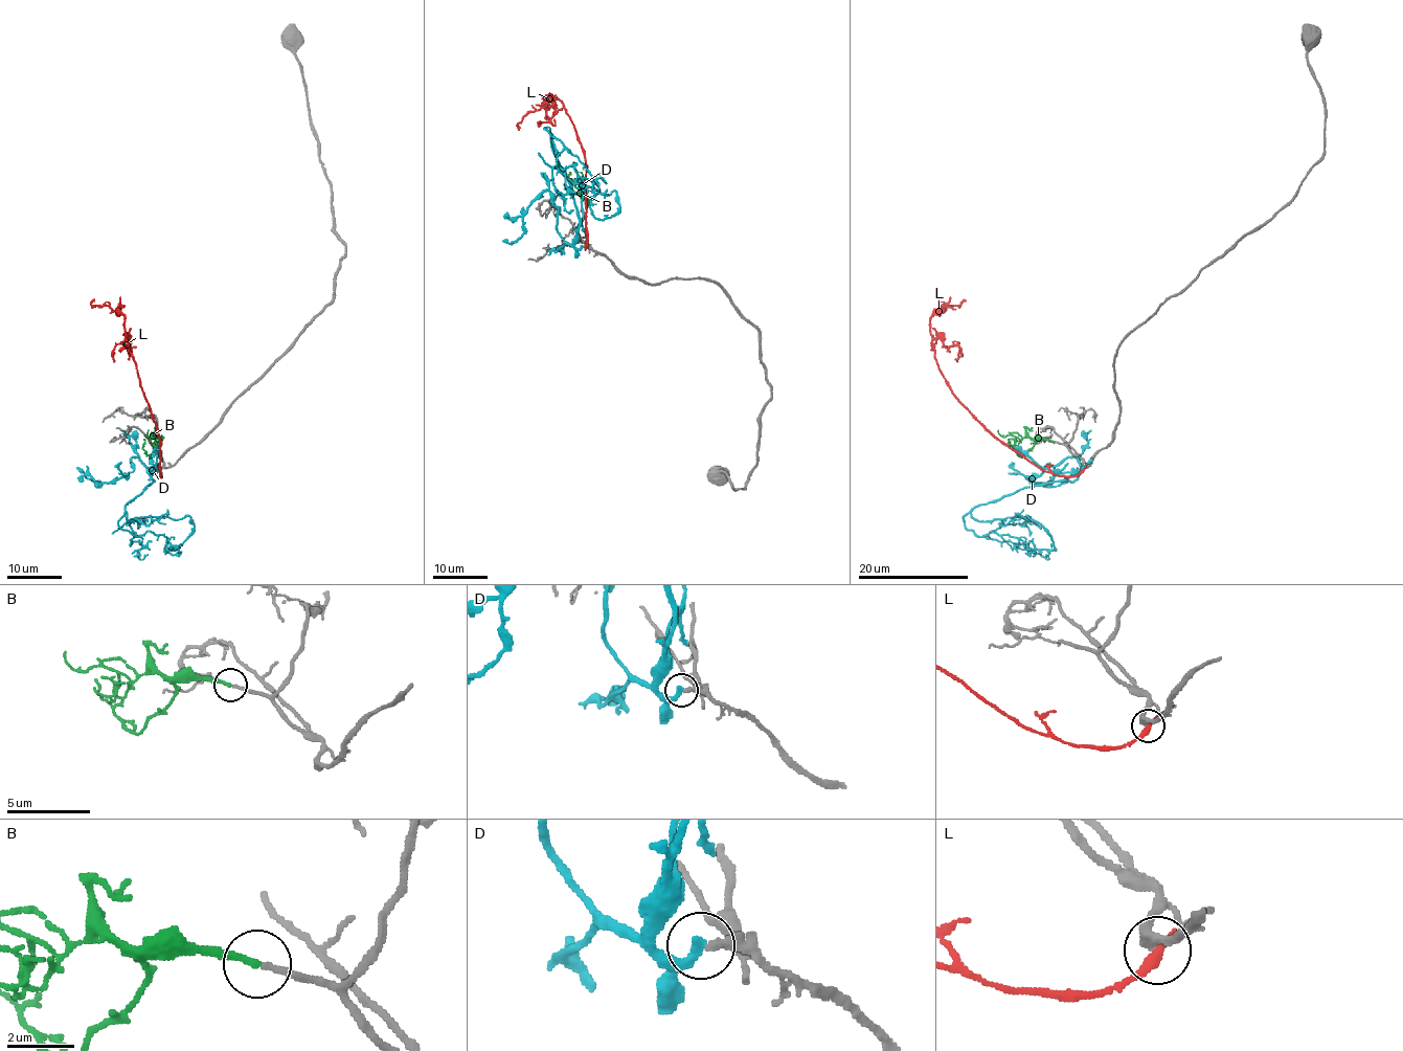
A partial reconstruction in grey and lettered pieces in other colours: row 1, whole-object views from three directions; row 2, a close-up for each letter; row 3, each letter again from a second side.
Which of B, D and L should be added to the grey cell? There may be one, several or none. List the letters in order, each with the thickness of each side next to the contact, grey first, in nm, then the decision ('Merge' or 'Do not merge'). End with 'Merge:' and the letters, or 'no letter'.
B: Thickness 190 nm (grey) against 200 nm. Merge
D: Thickness 280 nm (grey) against 240 nm. Do not merge
L: Thickness 240 nm (grey) against 360 nm. Do not merge
Merge: B

